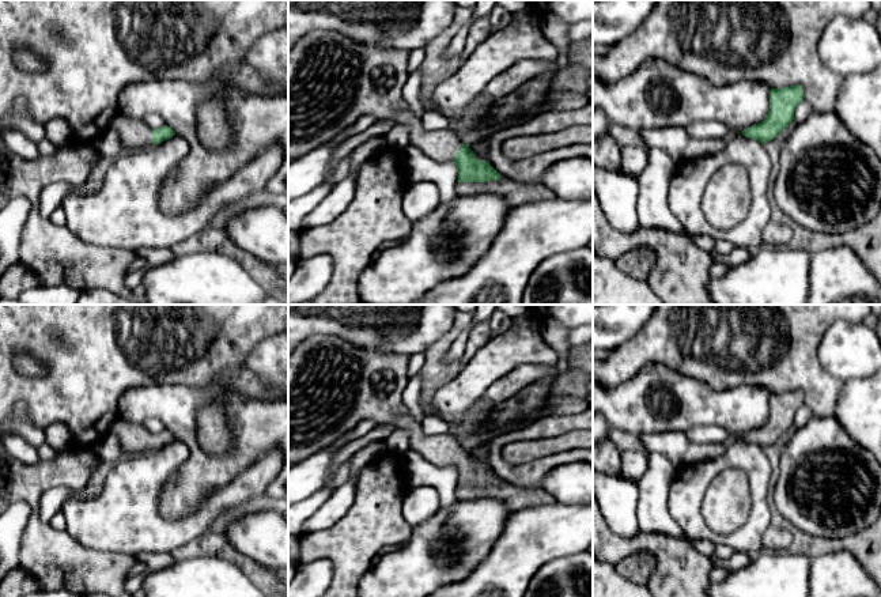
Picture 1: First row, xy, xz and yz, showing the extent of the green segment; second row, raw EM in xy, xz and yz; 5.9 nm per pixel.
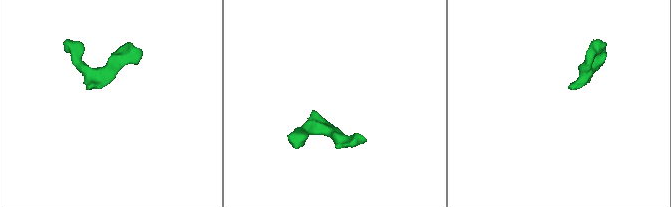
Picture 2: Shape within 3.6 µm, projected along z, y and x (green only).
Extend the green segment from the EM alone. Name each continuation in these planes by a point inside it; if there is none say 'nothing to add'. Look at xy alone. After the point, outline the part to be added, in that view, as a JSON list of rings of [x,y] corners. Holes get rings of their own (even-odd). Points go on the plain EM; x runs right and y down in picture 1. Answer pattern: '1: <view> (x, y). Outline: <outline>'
1: xy (133, 441). Outline: [[[117,419],[109,432],[118,437],[126,456],[152,450],[152,434],[141,427],[133,428],[128,422]]]

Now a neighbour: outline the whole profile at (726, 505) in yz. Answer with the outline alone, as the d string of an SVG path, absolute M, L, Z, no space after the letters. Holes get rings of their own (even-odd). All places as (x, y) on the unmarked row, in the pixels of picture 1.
M725 469L708 484L700 515L707 526L730 534L745 524L750 513L748 476L742 469Z

